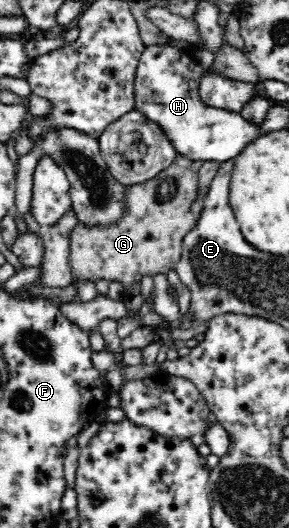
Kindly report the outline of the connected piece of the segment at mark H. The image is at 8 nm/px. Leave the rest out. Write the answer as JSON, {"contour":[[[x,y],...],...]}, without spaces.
{"contour":[[[169,41],[165,46],[147,47],[141,54],[135,73],[135,110],[162,128],[176,154],[194,161],[214,160],[222,163],[235,158],[246,144],[272,128],[216,109],[200,101],[199,84],[204,70],[196,53],[202,48]]]}

